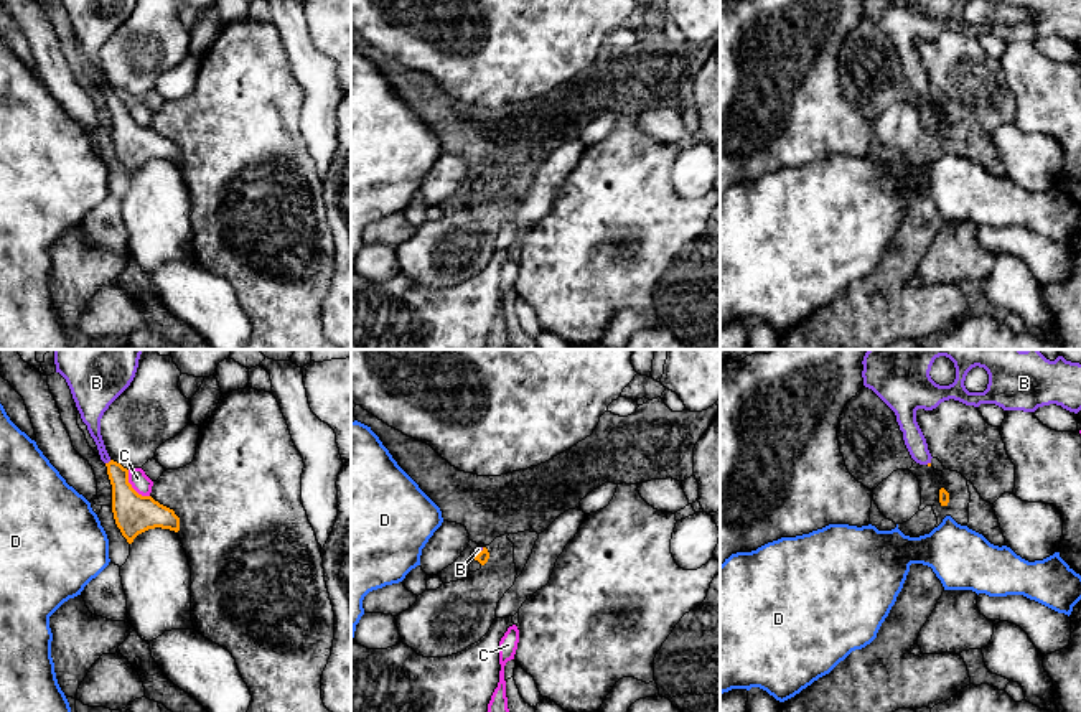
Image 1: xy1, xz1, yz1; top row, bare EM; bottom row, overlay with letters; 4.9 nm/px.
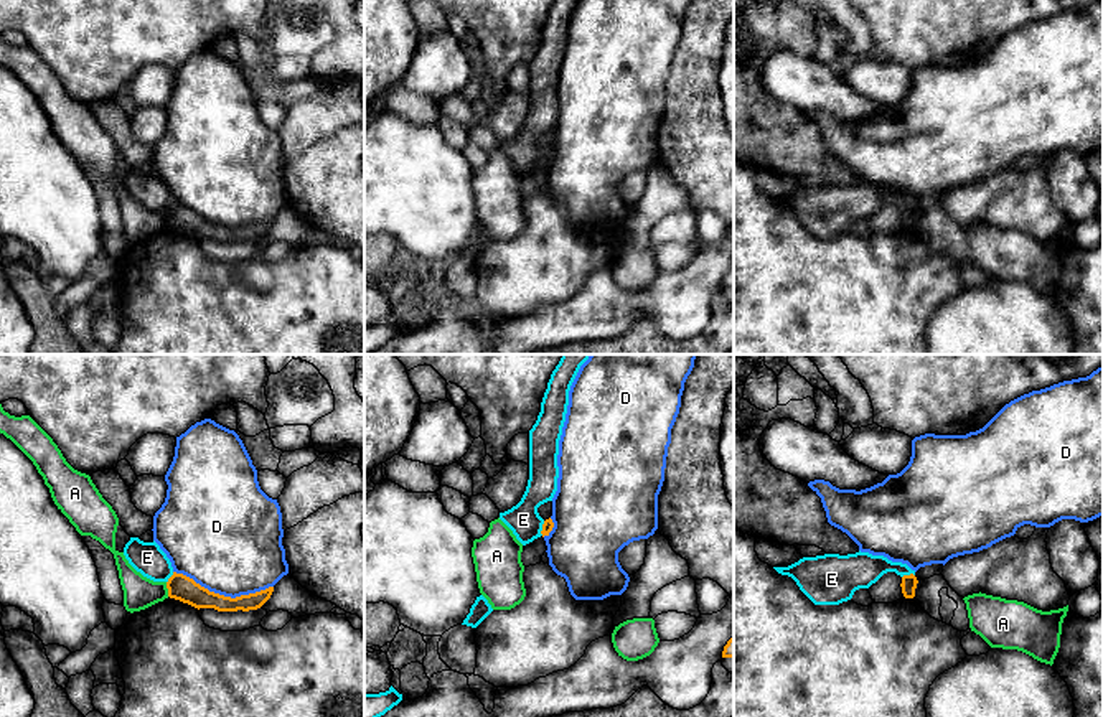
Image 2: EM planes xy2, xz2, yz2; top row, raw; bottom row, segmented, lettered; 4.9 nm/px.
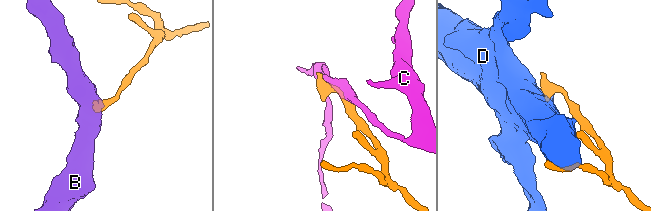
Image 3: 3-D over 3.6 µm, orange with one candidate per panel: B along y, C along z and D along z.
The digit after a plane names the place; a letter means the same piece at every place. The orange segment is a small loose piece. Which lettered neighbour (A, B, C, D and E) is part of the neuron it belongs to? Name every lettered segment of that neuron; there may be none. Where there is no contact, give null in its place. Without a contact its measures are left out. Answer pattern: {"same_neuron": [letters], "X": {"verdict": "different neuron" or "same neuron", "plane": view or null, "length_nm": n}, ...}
{"same_neuron": ["B"], "A": {"verdict": "different neuron", "plane": "xy2", "length_nm": 70}, "B": {"verdict": "same neuron", "plane": "xy1", "length_nm": 40}, "C": {"verdict": "different neuron", "plane": "xy1", "length_nm": 170}, "D": {"verdict": "different neuron", "plane": "xy2", "length_nm": 500}, "E": {"verdict": "different neuron", "plane": "yz2", "length_nm": 70}}

